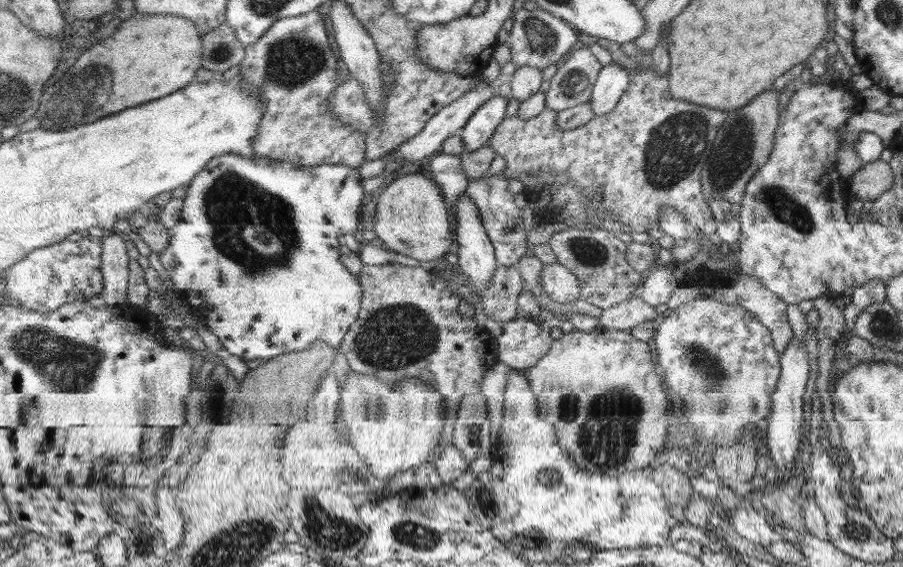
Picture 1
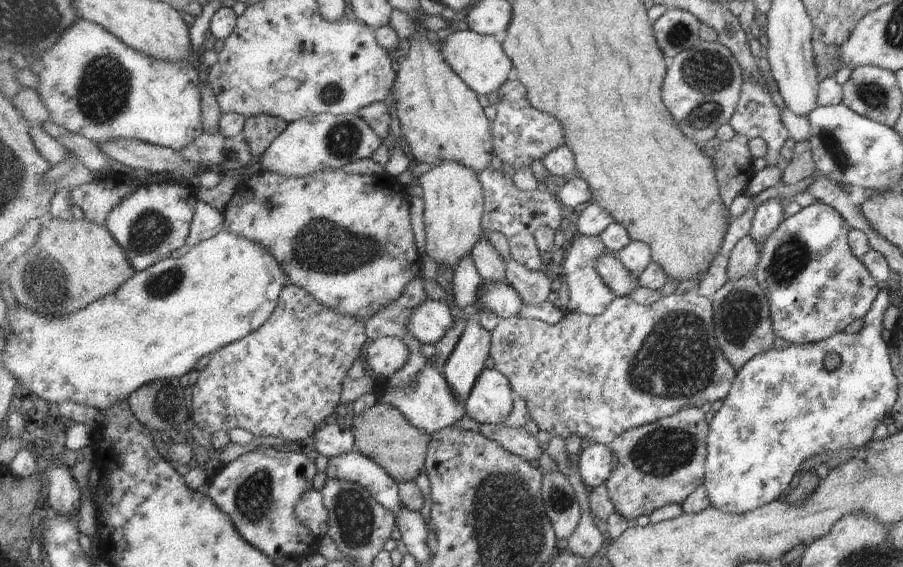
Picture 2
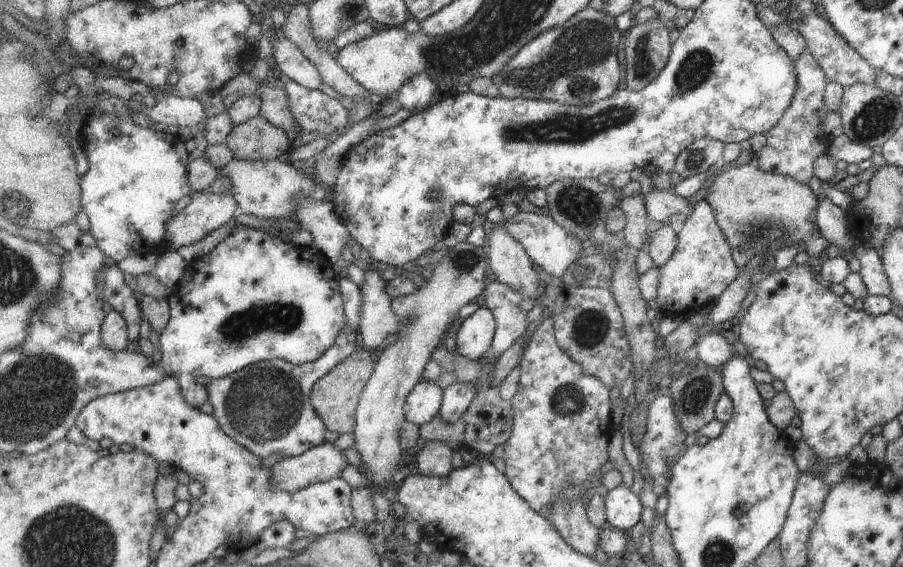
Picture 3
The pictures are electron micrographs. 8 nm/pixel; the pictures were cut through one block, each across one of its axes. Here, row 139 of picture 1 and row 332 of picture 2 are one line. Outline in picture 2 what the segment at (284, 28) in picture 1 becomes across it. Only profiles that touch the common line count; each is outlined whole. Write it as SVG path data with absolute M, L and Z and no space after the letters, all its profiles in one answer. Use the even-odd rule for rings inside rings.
M290 284L283 289L282 295L279 296L279 304L275 308L275 312L271 315L271 318L263 324L257 332L253 332L244 339L240 339L236 343L224 346L218 352L211 357L211 362L207 368L204 368L199 372L199 377L190 389L190 407L192 423L196 426L207 431L209 434L215 434L215 432L225 431L230 432L233 429L241 428L249 430L255 436L267 437L275 436L277 438L285 438L288 441L295 441L300 443L301 440L305 440L307 436L314 436L315 432L321 427L321 424L333 414L333 412L340 411L341 392L343 392L343 378L349 375L351 366L357 362L357 358L361 356L361 350L363 346L367 344L367 341L371 341L366 331L366 323L363 320L357 320L353 314L347 316L345 312L335 312L333 308L327 308L319 300L315 300L314 296L311 296L306 289L299 287L298 285Z

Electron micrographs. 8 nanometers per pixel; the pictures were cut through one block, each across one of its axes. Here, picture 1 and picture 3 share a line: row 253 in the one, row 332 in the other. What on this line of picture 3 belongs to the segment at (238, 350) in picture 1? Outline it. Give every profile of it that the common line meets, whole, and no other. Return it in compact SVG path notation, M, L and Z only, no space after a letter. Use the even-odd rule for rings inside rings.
M245 224L235 225L234 227L235 232L231 232L231 235L222 240L214 249L187 263L180 285L168 298L171 314L167 328L163 328L163 332L161 332L161 344L163 344L161 346L161 350L163 350L162 364L165 364L165 370L175 378L179 378L181 373L192 374L192 378L196 376L205 376L205 378L211 379L221 378L250 367L252 364L257 364L259 360L262 363L268 360L283 359L296 365L307 364L321 358L337 342L343 328L346 327L343 300L339 291L340 278L334 262L330 261L326 255L323 255L316 248L311 251L302 248L298 251L295 246L281 240L278 236L263 232L263 230L246 226ZM277 320L283 320L283 332L281 330L273 330L273 328L261 330L263 324L277 322Z

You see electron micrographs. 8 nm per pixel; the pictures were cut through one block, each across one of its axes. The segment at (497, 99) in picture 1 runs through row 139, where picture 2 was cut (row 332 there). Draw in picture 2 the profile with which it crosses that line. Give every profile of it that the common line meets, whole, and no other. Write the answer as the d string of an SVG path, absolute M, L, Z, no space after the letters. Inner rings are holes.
M478 318L467 320L467 326L459 339L457 348L442 370L451 390L466 404L479 376L490 364L493 343L491 331L485 330Z

